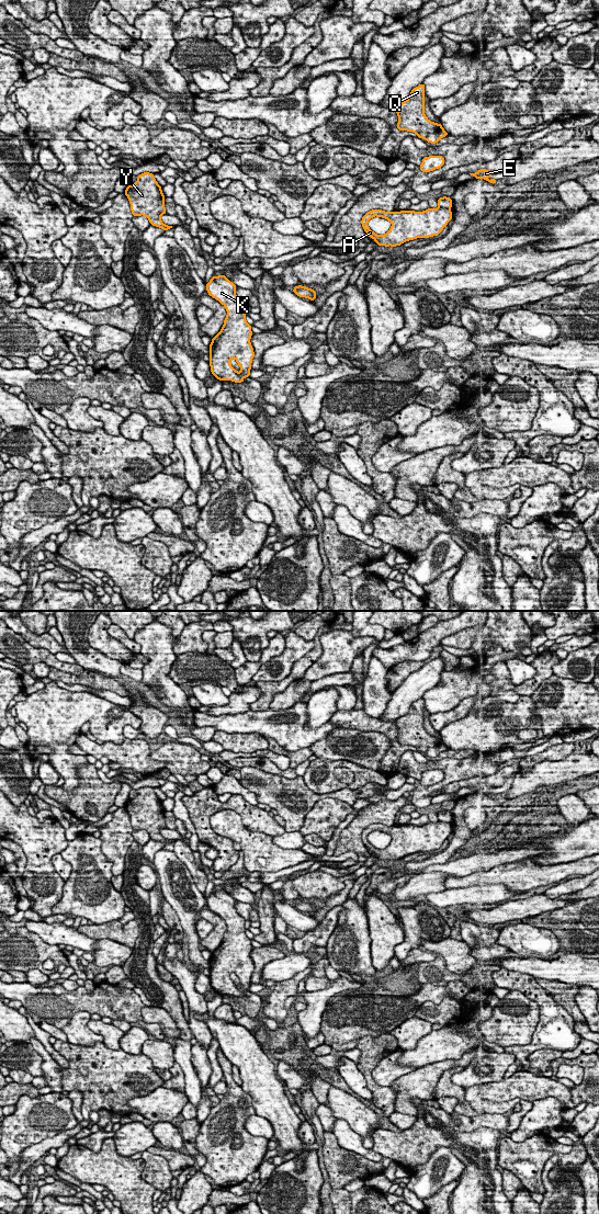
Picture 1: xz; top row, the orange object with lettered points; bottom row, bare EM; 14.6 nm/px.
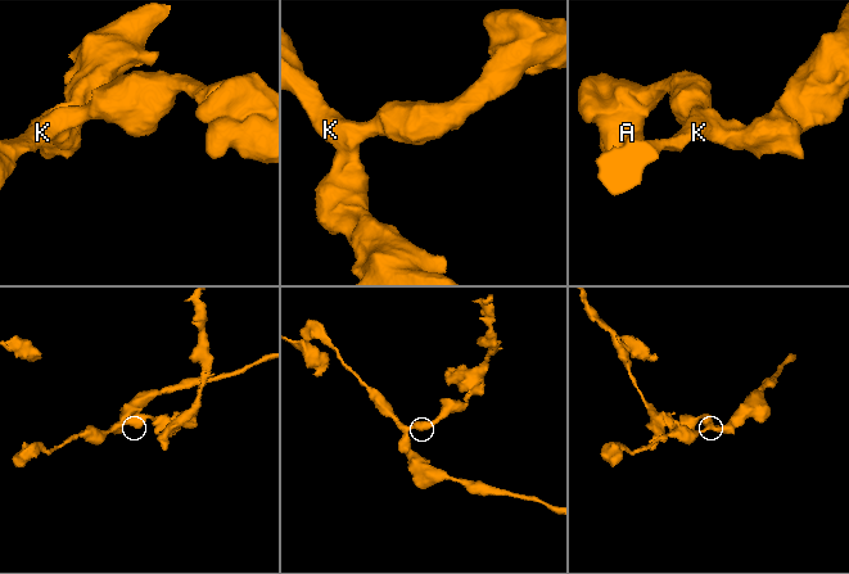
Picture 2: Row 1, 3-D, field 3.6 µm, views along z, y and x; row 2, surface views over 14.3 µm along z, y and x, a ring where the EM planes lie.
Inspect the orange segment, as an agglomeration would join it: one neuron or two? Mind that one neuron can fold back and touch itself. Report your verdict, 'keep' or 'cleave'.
cleave

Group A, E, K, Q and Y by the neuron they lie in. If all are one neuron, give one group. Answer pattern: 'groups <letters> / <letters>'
groups A K Y / E Q

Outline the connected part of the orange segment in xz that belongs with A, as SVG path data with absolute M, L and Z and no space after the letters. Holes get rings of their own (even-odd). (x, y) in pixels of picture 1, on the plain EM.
M443 821L428 822L423 826L400 825L389 827L372 824L362 831L361 838L366 849L373 852L377 860L396 861L416 852L438 850L451 833L451 824ZM374 830L392 837L391 843L385 849L376 849L369 842L368 836Z

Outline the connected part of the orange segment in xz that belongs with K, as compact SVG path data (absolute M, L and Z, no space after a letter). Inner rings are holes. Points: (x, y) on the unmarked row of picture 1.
M225 889L213 890L206 898L206 905L227 924L222 944L208 961L211 986L219 995L242 997L245 991L250 991L255 971L250 957L251 940L246 935L246 920L236 910L236 899ZM231 973L239 978L239 987L230 979Z

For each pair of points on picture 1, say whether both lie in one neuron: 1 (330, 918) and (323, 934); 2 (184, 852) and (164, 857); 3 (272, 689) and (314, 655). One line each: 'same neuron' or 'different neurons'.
1: same neuron
2: different neurons
3: same neuron

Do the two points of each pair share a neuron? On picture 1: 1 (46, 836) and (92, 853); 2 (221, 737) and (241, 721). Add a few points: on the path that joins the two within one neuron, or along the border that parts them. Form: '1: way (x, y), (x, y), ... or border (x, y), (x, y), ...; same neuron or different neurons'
1: border (68, 841), (68, 844), (60, 853); different neurons
2: border (217, 729), (227, 733), (251, 734); different neurons

